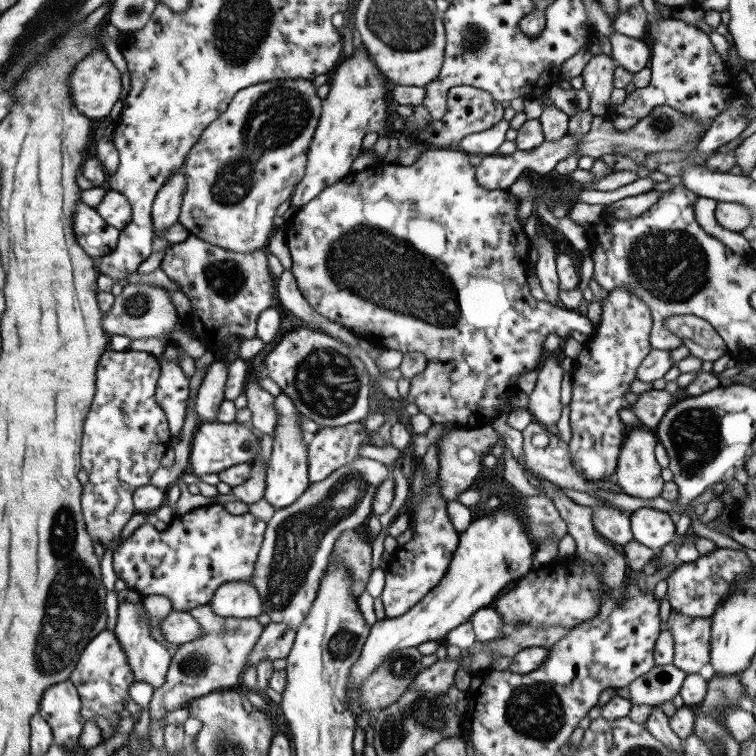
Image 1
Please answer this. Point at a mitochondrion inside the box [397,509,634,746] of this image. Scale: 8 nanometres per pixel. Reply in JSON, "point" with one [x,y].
{"point":[536,710]}

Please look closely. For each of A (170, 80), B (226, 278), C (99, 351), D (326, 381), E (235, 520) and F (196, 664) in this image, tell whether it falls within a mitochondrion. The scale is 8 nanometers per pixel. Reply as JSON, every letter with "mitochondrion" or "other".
{"A":"other","B":"mitochondrion","C":"other","D":"mitochondrion","E":"other","F":"mitochondrion"}

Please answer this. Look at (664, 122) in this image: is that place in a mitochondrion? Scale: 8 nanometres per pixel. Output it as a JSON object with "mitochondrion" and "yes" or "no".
{"mitochondrion":"yes"}

